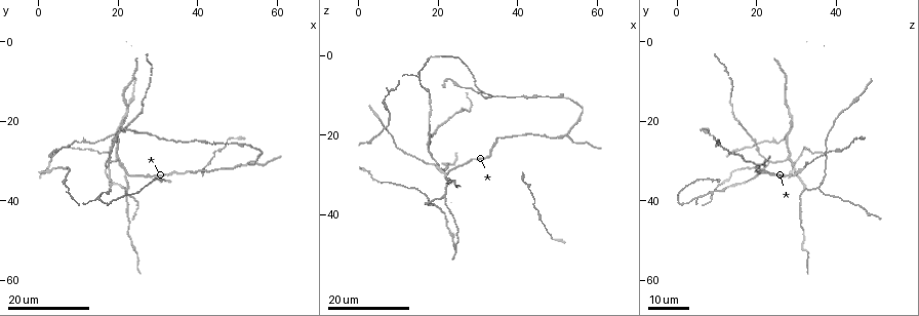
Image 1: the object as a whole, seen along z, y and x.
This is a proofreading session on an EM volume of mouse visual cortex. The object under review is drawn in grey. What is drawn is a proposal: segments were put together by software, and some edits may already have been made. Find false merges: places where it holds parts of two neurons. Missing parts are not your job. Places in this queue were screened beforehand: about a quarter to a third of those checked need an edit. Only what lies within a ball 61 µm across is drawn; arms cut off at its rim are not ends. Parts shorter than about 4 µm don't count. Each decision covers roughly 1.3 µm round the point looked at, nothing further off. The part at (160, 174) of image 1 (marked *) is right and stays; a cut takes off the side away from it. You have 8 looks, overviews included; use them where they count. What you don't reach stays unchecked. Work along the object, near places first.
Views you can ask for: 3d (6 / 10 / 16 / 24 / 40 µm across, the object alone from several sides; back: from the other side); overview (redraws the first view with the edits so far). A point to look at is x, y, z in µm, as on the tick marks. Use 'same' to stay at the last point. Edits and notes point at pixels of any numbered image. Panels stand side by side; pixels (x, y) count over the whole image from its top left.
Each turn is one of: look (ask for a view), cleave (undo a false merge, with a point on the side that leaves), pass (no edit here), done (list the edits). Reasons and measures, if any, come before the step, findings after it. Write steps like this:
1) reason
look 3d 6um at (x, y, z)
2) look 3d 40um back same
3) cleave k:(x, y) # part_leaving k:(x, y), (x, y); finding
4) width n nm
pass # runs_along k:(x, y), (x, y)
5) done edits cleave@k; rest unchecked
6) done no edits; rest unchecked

a narrow waist
look 3d 16um at (23.0, 10.5, 27.5)

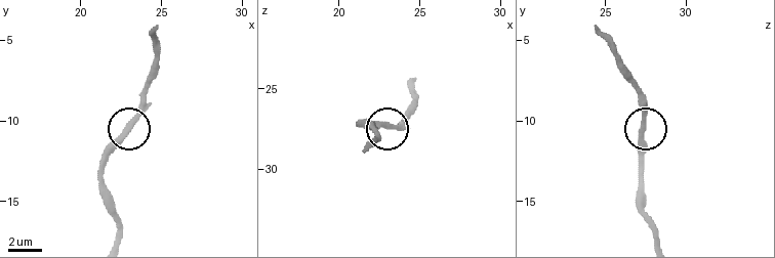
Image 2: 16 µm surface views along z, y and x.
look 3d 10um at (22.8, 10.5, 27.3)

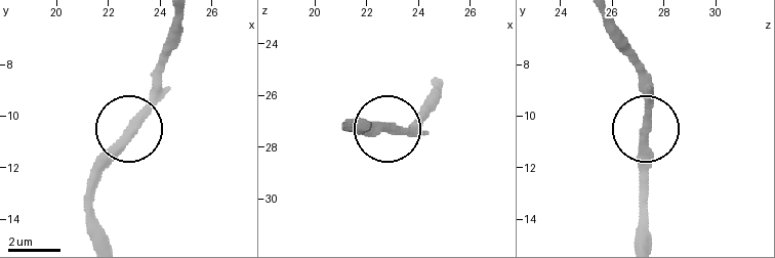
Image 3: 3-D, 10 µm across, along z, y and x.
pass # runs_along 3:(102, 241), (95, 214), (97, 162), (159, 78); one neuron here

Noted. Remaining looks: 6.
sudden change in width
look 3d 16um at (25.0, 5.5, 25.5)

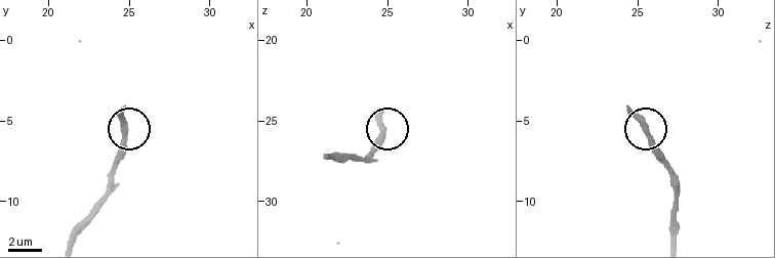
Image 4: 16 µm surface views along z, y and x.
look 3d 6um at (24.7, 5.4, 25.4)

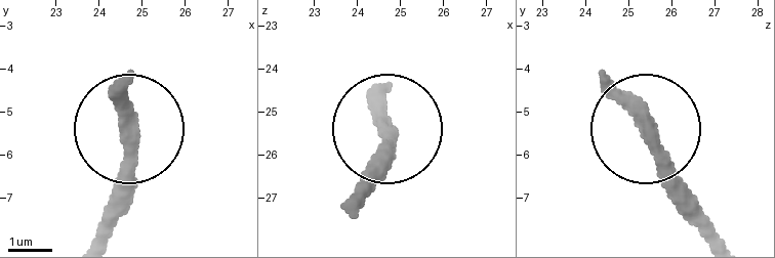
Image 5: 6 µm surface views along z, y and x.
pass # runs_along 5:(94, 238), (123, 131); one neuron here

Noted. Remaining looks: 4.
look 3d 16um at (22.0, 33.5, 29.5)

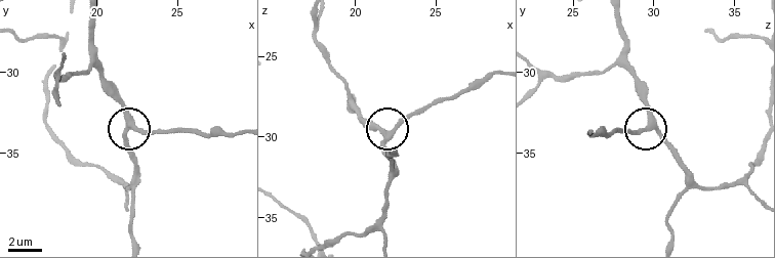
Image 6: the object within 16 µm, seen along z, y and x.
look 3d 6um at (21.9, 33.4, 29.9)

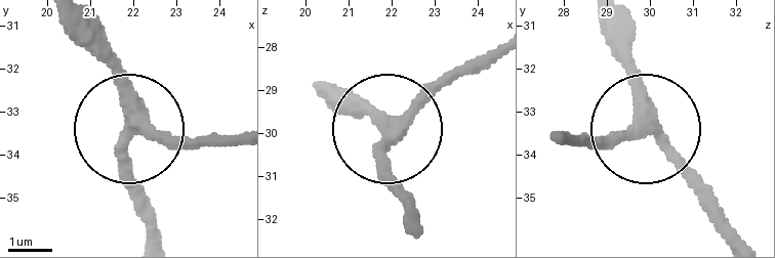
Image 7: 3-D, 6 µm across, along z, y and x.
width 320 nm
pass # runs_along 7:(561, 145), (609, 145), (639, 131), (737, 229); all the same neuron

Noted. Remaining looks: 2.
three arms meet
look 3d 24um at (22.5, 36.5, 32.0)

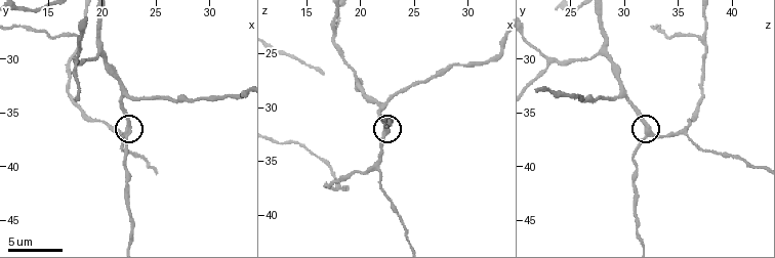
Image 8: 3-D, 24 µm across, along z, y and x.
look 3d 10um at (22.2, 36.8, 32.4)

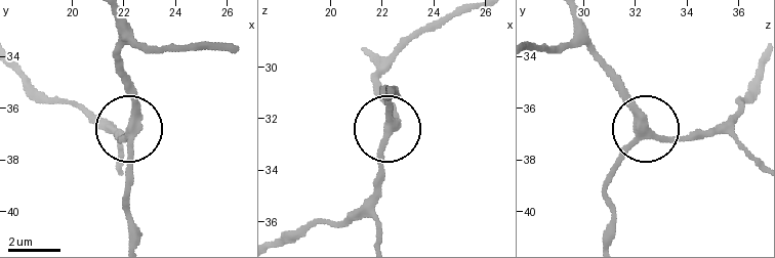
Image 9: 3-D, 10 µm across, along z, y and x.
width 280 nm
pass # runs_along 9:(535, 51), (585, 51), (643, 130), (608, 181); all the same neuron

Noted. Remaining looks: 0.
done no edits; rest unchecked

